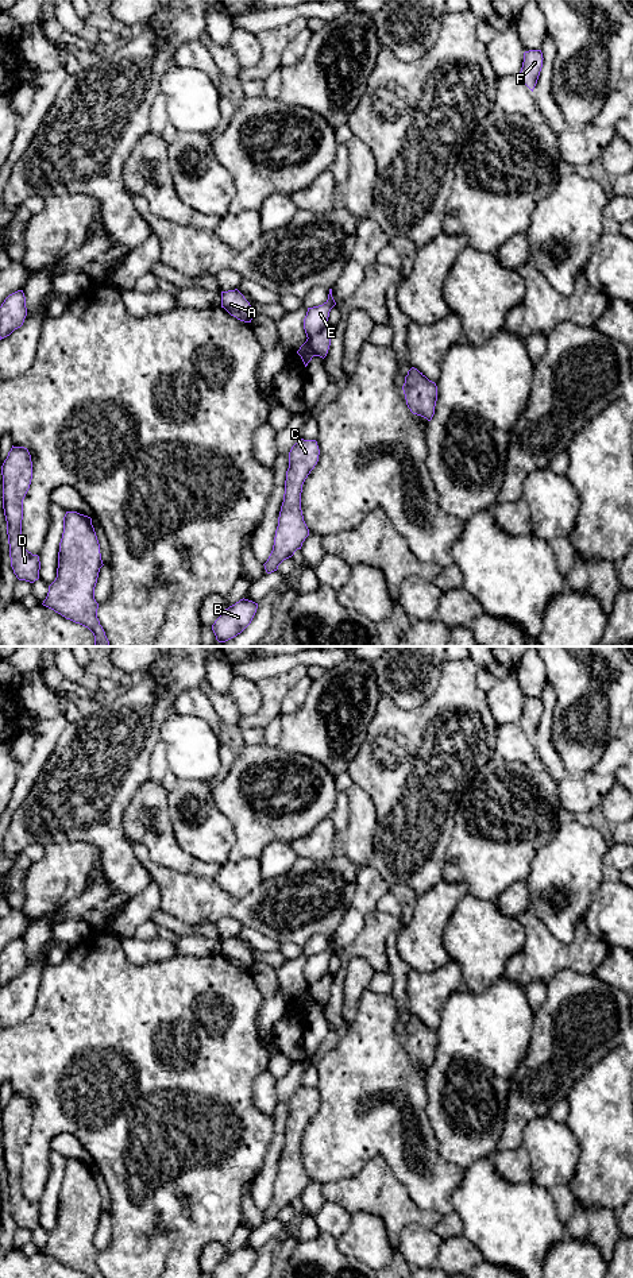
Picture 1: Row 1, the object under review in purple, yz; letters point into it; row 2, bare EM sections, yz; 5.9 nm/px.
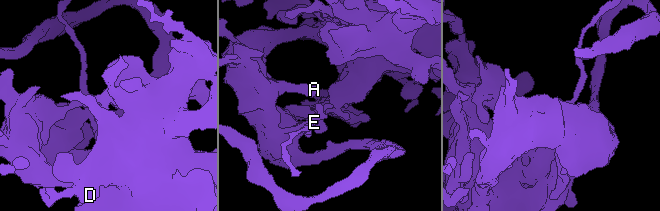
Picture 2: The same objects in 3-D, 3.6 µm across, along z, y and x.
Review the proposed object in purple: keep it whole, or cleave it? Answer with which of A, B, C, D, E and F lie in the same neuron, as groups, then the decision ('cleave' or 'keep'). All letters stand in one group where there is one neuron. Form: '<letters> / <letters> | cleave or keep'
A B C D F / E | cleave

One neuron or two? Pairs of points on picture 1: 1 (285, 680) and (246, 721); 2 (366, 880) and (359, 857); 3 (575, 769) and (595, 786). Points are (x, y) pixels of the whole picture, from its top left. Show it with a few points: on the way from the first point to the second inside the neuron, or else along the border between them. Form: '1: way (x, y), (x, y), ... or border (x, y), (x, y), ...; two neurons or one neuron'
1: way (273, 692), (271, 705), (258, 718); one neuron
2: border (370, 864), (358, 868); two neurons
3: border (591, 769), (578, 776), (568, 776); two neurons

